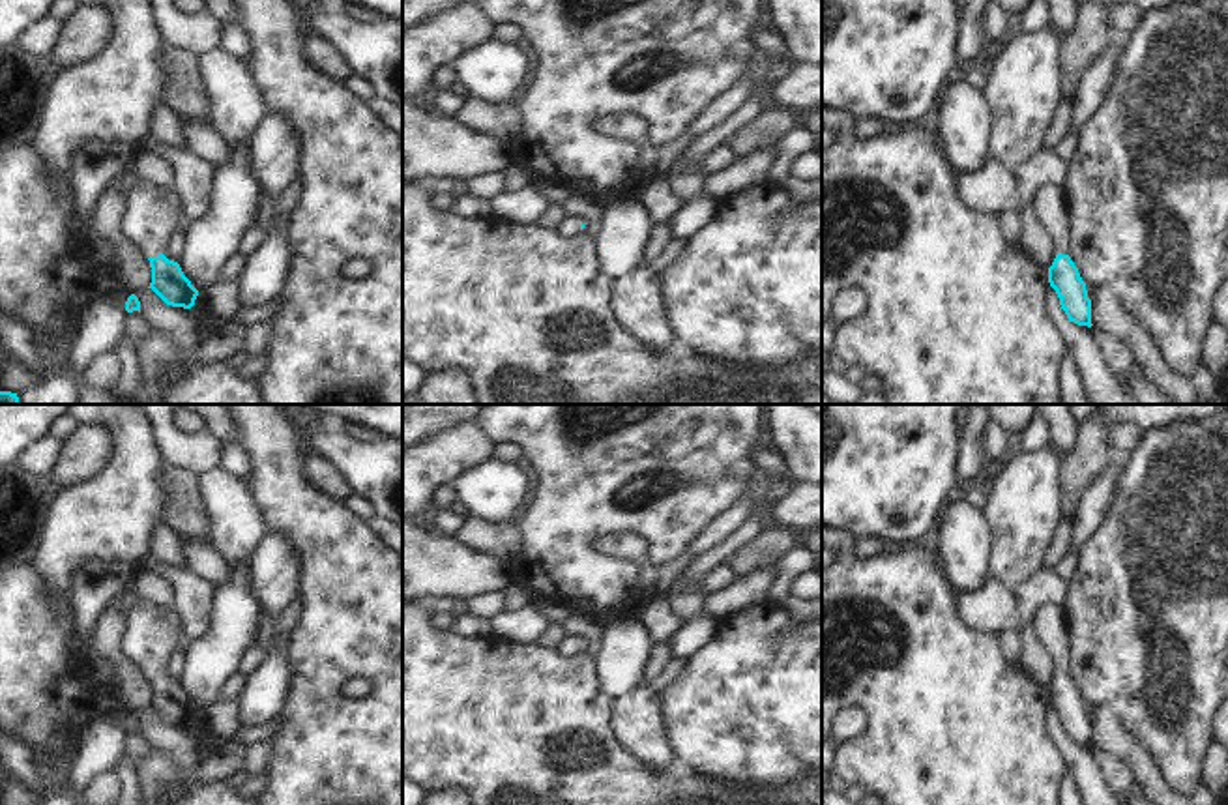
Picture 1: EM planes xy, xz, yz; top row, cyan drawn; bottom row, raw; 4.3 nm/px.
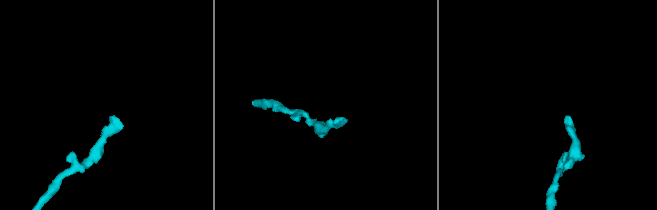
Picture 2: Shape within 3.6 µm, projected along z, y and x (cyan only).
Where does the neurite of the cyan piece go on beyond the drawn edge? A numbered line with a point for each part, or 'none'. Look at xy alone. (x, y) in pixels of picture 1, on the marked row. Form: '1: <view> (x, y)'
1: xy (152, 210)

